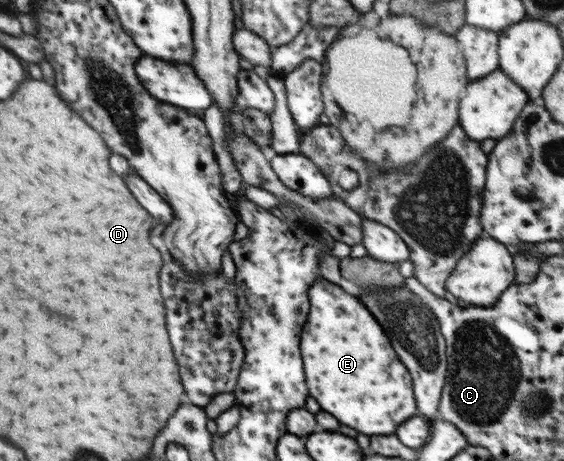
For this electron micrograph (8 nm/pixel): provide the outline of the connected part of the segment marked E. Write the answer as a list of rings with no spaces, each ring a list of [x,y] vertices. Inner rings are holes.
[[[316,279],[310,290],[310,301],[312,319],[308,319],[308,331],[304,331],[300,351],[304,351],[304,367],[308,367],[308,387],[312,387],[312,397],[342,425],[348,425],[364,435],[394,433],[402,421],[416,413],[416,401],[412,393],[412,377],[394,353],[390,339],[356,297],[344,293],[340,286],[326,279]]]

